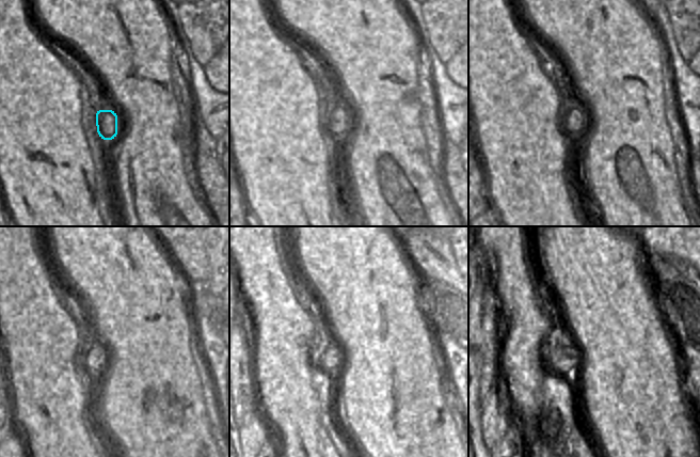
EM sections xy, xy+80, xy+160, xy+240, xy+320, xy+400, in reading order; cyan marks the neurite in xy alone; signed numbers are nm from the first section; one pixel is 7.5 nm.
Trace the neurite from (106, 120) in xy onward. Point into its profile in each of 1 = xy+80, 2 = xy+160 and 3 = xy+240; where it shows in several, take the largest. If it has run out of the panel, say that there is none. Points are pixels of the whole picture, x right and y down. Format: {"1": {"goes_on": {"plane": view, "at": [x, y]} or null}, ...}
{"1": {"goes_on": {"plane": "xy+80", "at": [337, 124]}}, "2": {"goes_on": {"plane": "xy+160", "at": [574, 117]}}, "3": {"goes_on": {"plane": "xy+240", "at": [93, 353]}}}

